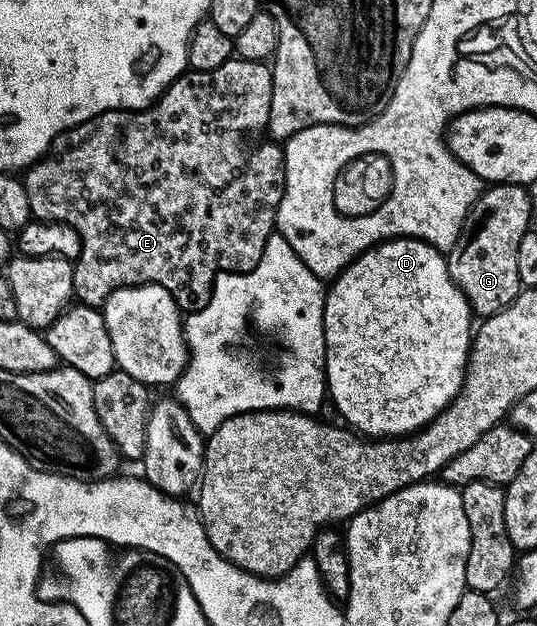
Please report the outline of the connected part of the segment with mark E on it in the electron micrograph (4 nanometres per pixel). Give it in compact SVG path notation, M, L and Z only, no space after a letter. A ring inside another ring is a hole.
M233 57L225 65L217 65L212 71L192 71L179 75L167 86L163 94L149 107L141 111L102 111L97 117L76 127L68 127L51 143L51 150L43 158L32 163L22 172L25 193L29 197L29 209L36 220L44 223L68 223L83 242L78 259L74 260L75 299L84 307L102 308L103 302L122 287L136 287L142 283L156 283L175 298L175 304L184 312L199 311L207 304L217 278L225 271L251 271L261 261L266 242L276 230L275 218L285 189L285 161L283 147L278 142L266 141L256 147L247 144L247 135L262 132L269 121L269 105L273 101L273 77L266 62L258 63Z

